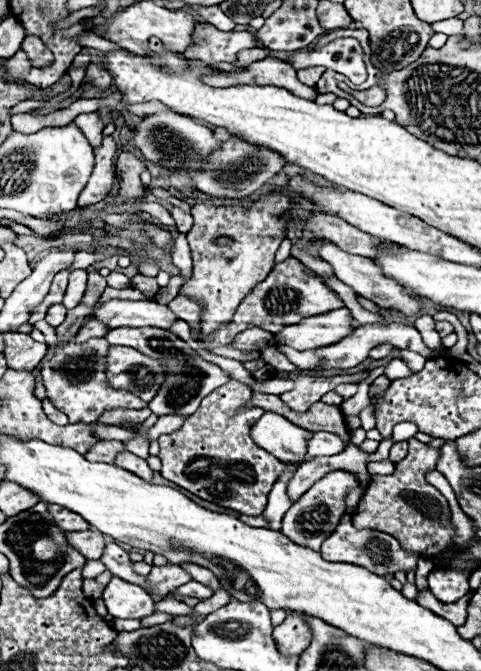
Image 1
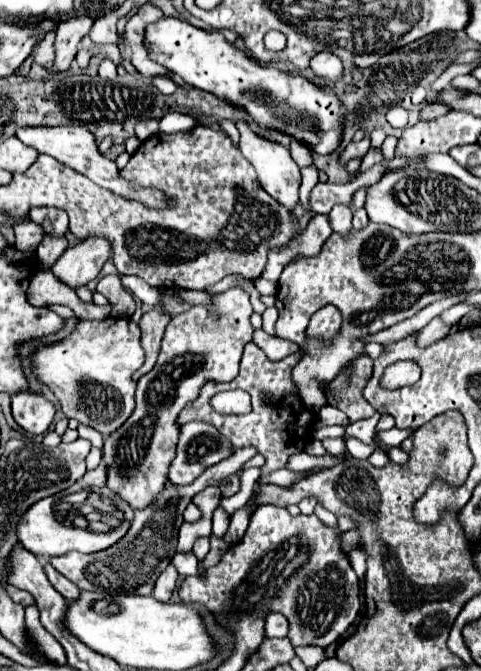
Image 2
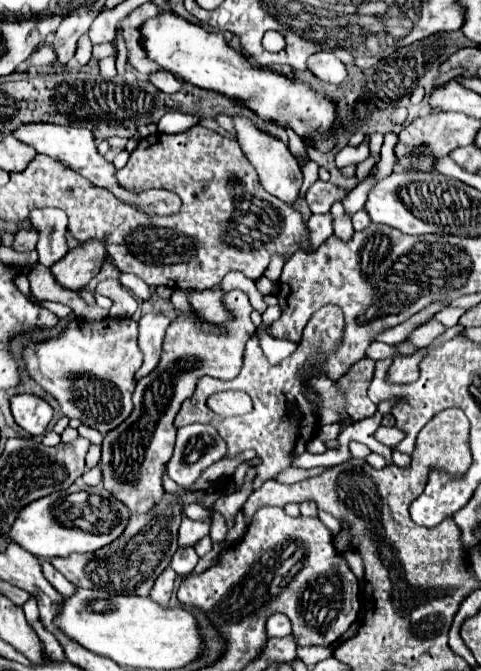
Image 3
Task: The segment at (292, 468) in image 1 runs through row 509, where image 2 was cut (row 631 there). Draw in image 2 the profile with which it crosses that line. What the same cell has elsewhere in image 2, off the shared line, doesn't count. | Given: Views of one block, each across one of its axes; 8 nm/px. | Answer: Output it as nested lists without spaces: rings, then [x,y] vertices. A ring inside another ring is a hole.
[[[270,614],[270,616],[266,616],[266,626],[264,626],[264,630],[266,630],[266,636],[268,638],[284,638],[284,636],[288,636],[288,620],[286,620],[286,616],[282,616],[282,614]]]

